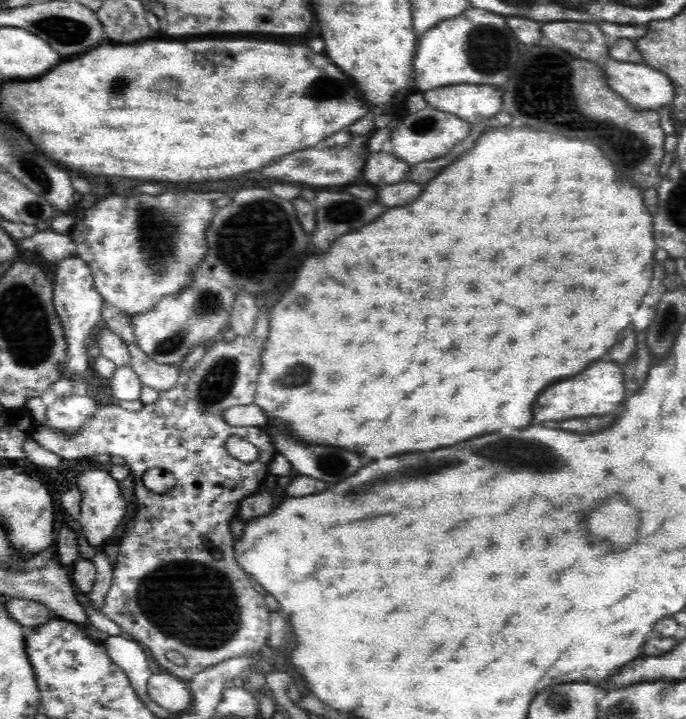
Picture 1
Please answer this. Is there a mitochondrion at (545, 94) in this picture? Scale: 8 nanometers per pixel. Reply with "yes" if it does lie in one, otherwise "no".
yes

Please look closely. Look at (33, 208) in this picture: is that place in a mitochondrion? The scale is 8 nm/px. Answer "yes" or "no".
yes

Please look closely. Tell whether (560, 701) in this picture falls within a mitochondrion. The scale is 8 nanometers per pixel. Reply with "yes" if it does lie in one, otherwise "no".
yes

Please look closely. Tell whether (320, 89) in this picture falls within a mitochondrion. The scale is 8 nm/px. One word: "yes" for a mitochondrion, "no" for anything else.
yes

